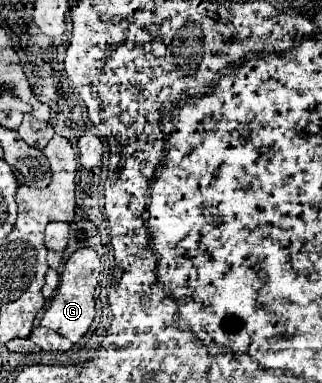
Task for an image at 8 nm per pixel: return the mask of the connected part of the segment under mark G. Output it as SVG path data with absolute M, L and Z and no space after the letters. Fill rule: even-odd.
M87 247L75 251L63 267L59 289L57 289L49 309L43 315L41 325L61 333L71 343L77 343L89 331L93 317L95 317L95 287L97 287L99 273L101 273L101 261L99 261L97 253L91 253L91 249L87 249Z

